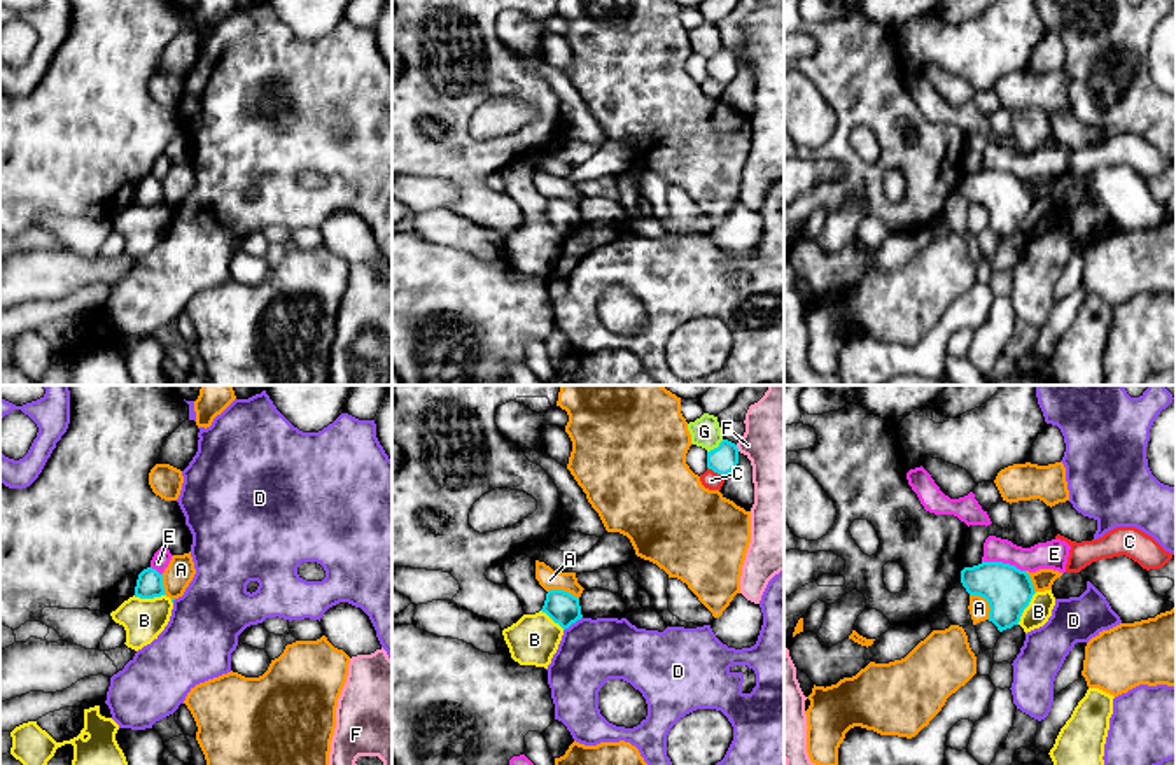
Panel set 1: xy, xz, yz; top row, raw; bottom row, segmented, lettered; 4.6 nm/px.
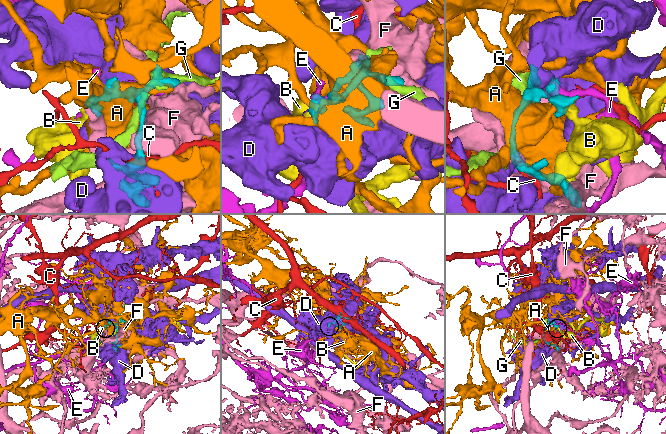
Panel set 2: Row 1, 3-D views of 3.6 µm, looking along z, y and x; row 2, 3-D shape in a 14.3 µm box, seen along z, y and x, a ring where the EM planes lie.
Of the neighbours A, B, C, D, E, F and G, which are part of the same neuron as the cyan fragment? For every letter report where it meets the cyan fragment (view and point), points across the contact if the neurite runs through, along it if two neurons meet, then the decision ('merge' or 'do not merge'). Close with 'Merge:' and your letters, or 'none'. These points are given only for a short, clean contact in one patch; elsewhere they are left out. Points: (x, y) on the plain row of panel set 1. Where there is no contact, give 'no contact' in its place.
A: yz (987, 209) | do not merge
B: yz (1026, 214) | along yz (1036, 200), (1017, 231) | do not merge
C: xz (716, 79) | do not merge
D: xz (573, 230) | do not merge
E: yz (1001, 170) | do not merge
F: xz (737, 56) | do not merge
G: xz (714, 56) | do not merge
Merge: none

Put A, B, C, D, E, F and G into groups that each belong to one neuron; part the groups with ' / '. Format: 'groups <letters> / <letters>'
groups A / B / C / D / E / F / G

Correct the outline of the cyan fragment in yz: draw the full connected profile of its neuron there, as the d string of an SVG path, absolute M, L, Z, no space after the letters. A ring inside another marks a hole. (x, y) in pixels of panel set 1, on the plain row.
M1003 170L964 175L961 191L970 203L980 203L989 210L989 229L999 240L1018 233L1024 217L1036 201L1026 179Z

